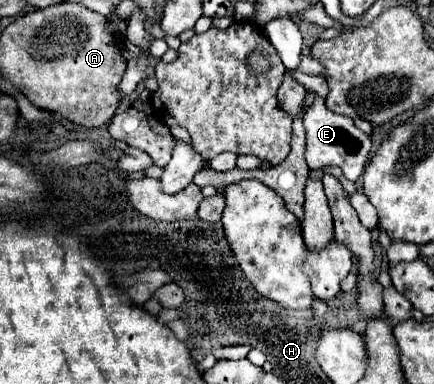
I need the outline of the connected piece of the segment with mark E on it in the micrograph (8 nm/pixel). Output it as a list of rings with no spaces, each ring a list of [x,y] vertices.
[[[312,93],[314,101],[304,113],[304,127],[306,127],[306,163],[310,169],[320,169],[320,165],[338,165],[348,181],[356,181],[370,159],[370,137],[362,133],[350,117],[332,113],[324,105],[324,97]]]

